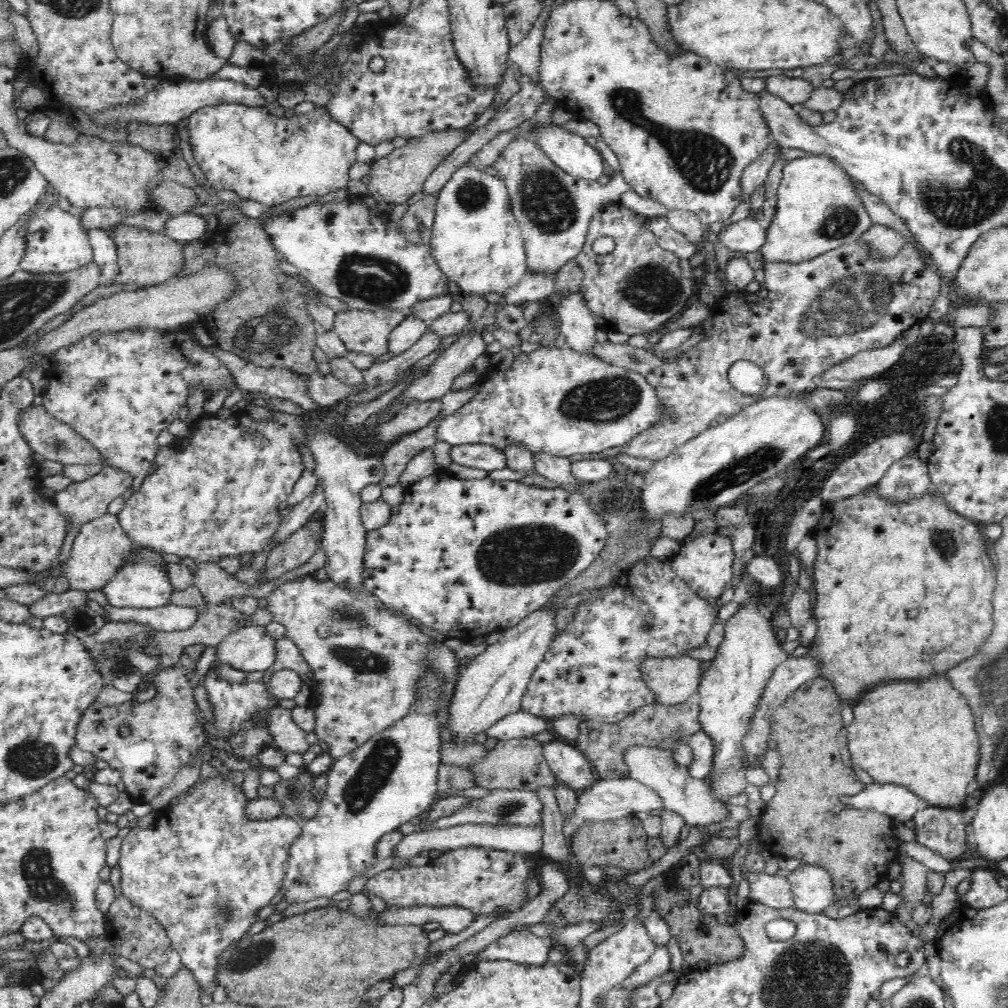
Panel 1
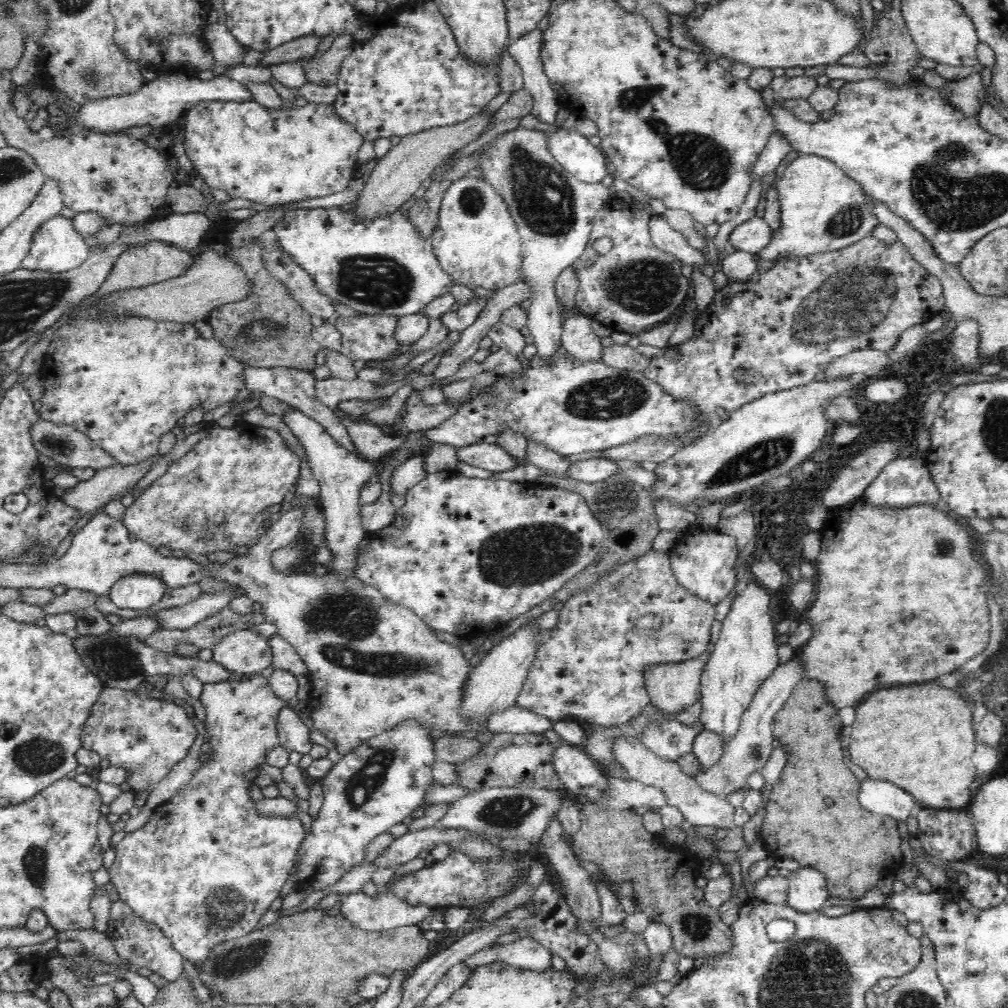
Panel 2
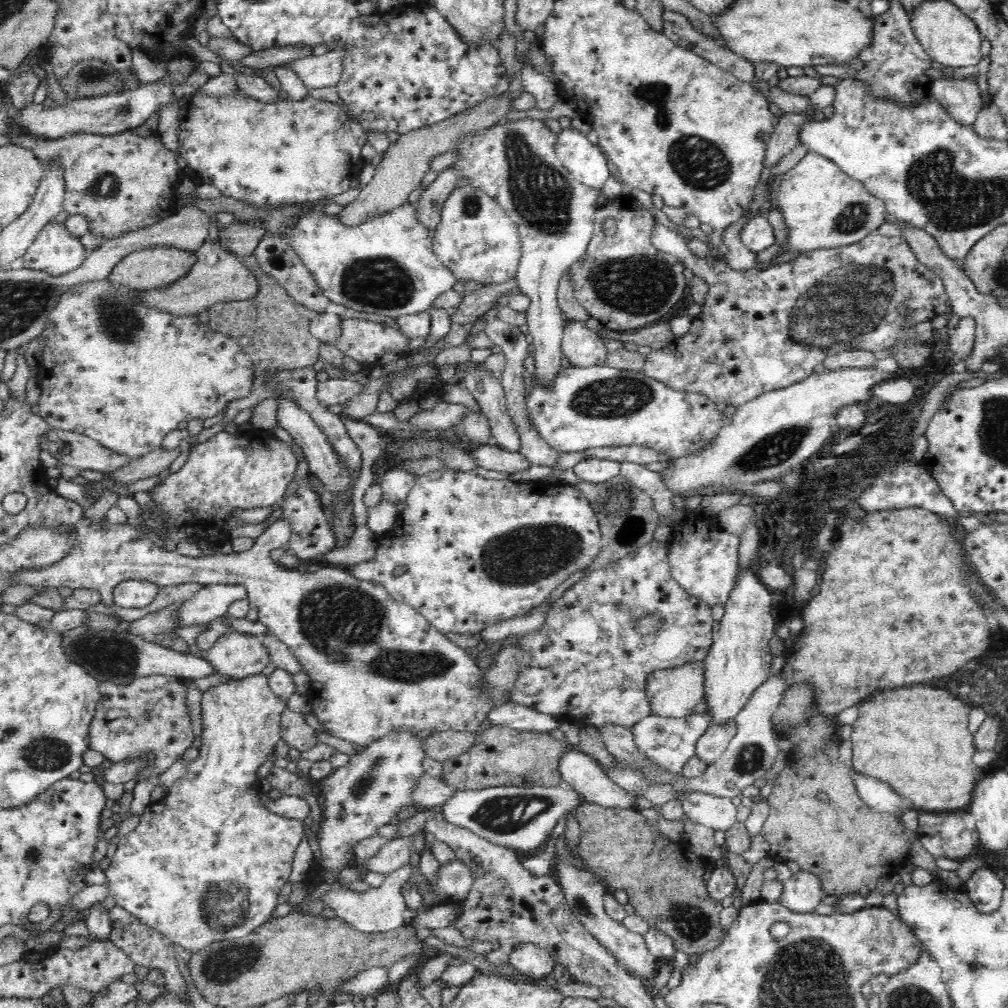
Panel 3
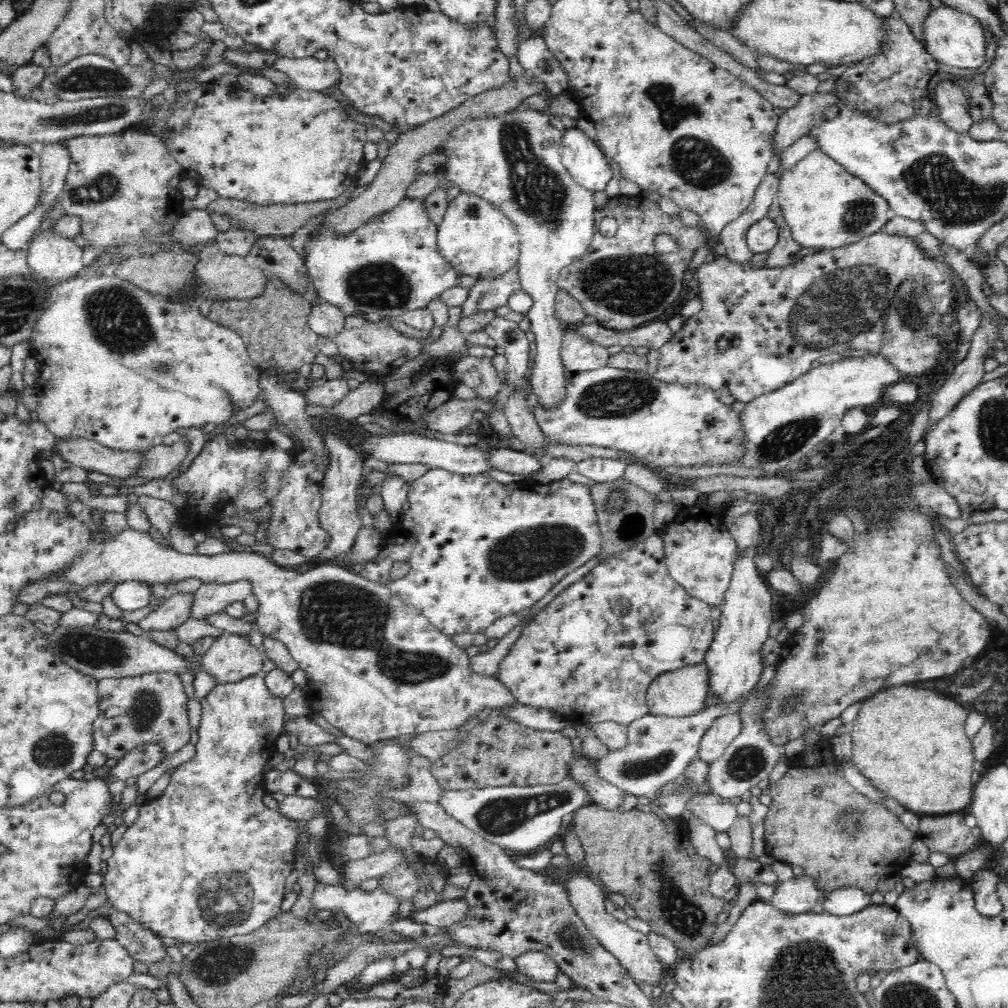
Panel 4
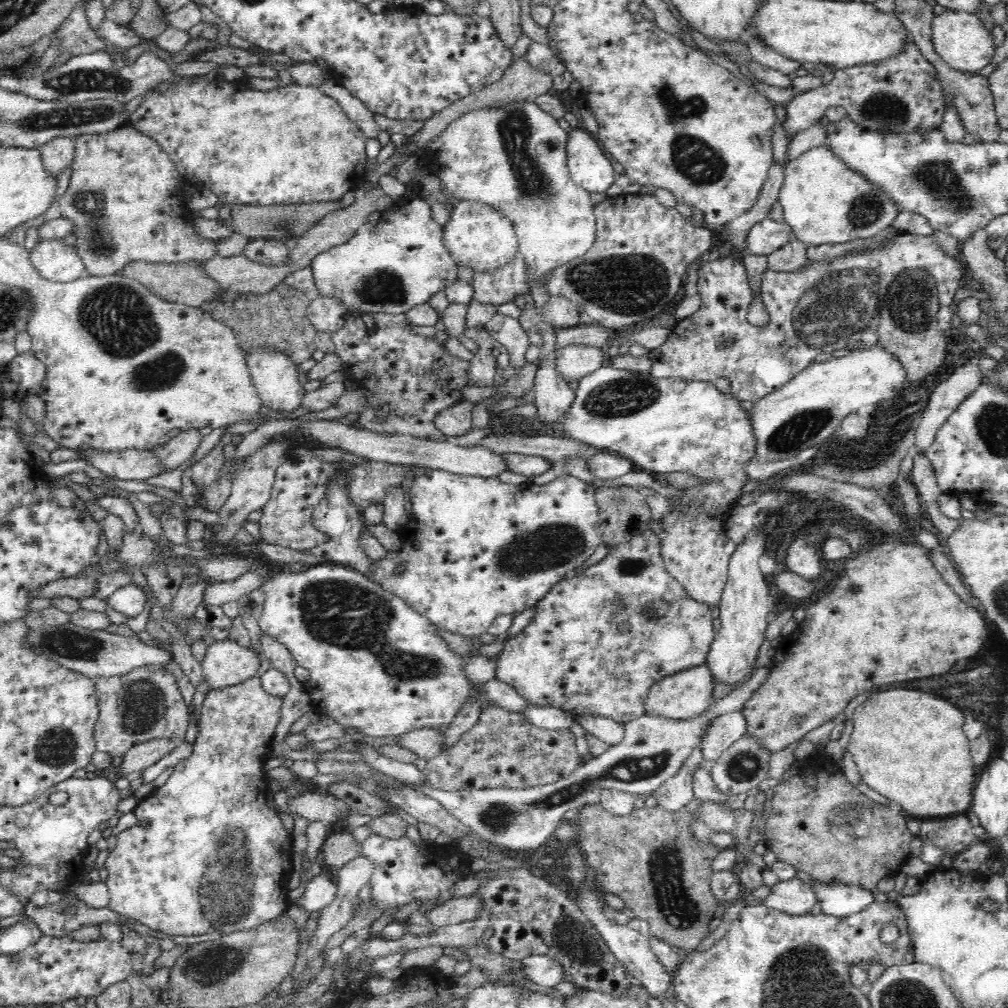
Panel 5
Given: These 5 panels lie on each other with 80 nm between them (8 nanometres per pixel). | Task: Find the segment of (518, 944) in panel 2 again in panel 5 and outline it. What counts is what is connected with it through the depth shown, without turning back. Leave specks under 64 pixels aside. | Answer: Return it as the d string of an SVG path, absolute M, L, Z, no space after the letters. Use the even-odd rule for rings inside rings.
M532 954L528 958L523 958L523 972L527 974L530 981L544 988L555 989L555 986L568 981L564 965L556 959L542 954Z

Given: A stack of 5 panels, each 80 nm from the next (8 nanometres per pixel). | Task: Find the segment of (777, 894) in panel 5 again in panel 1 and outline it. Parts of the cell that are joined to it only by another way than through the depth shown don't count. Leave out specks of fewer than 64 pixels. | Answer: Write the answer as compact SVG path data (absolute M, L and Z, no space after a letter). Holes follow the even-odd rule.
M800 865L791 872L787 880L794 896L792 898L794 907L804 913L823 913L828 906L831 906L837 900L834 895L834 887L832 887L832 877L824 868L815 865Z

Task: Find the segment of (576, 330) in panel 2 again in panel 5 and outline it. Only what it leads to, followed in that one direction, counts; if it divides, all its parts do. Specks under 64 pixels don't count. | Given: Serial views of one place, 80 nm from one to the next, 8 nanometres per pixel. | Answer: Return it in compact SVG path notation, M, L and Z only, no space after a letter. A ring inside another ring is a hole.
M566 346L555 352L556 373L562 381L575 386L592 372L602 368L602 347Z

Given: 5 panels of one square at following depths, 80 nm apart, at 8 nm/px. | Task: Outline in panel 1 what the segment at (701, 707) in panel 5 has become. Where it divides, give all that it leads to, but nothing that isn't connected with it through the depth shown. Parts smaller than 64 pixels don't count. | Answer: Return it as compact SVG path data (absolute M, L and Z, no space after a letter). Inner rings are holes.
M689 657L649 659L640 666L642 671L641 677L652 691L656 703L663 704L664 706L676 706L684 704L692 697L692 694L697 694L699 691L699 684L703 675L703 663L702 660Z

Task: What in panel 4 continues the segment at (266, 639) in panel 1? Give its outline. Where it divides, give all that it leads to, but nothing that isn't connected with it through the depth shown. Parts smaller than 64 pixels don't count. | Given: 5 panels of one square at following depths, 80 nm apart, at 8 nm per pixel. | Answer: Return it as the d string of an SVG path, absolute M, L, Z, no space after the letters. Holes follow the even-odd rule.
M225 633L211 645L199 659L200 668L214 676L217 685L240 682L262 670L262 653L252 647L247 635Z

